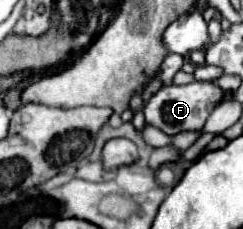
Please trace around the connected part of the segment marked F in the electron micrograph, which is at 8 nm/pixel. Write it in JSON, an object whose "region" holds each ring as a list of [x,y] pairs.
{"region":[[[192,81],[188,85],[164,85],[146,103],[144,117],[148,125],[154,125],[168,135],[180,131],[200,131],[212,109],[222,101],[222,97],[224,97],[222,89],[214,87],[208,81]]]}

